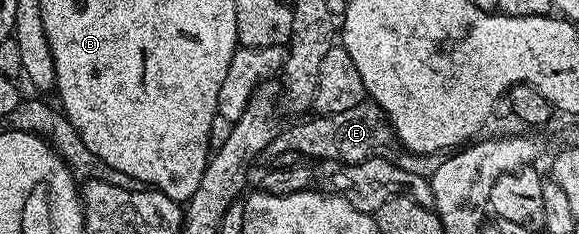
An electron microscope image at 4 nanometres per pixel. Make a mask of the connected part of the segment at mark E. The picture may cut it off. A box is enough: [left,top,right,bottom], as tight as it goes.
[265,99,443,179]

